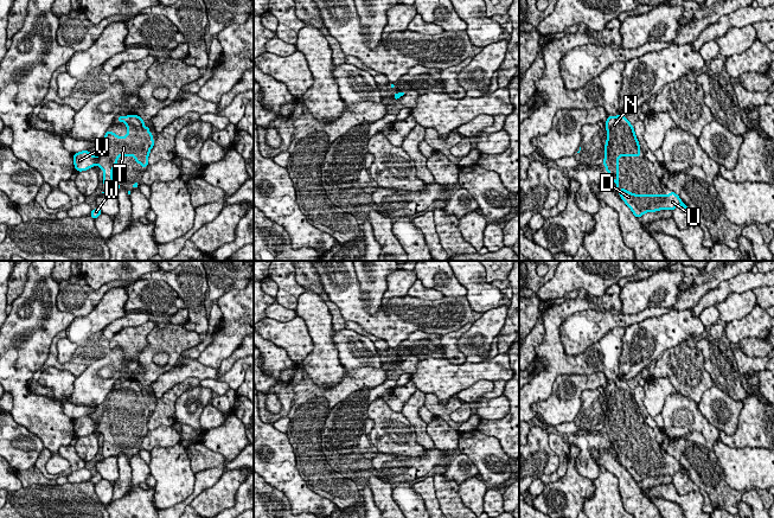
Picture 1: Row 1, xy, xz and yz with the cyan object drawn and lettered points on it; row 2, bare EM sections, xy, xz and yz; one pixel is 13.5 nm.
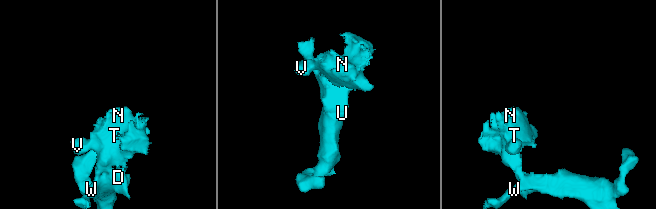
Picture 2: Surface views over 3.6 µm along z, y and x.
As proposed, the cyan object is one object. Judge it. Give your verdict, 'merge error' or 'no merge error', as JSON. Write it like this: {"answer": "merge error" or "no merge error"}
{"answer": "no merge error"}

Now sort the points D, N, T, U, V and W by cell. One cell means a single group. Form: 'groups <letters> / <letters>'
groups D N T U V W

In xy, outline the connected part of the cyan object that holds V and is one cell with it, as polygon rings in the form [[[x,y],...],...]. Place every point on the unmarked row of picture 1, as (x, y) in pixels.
[[[137,380],[117,383],[119,388],[127,391],[127,401],[117,402],[114,397],[107,396],[102,416],[95,423],[90,417],[82,416],[73,420],[73,430],[78,437],[87,436],[95,430],[103,435],[104,456],[102,459],[117,458],[121,450],[111,442],[111,437],[119,427],[119,422],[134,422],[142,434],[148,431],[148,421],[154,411],[153,399],[145,392],[143,385]]]

